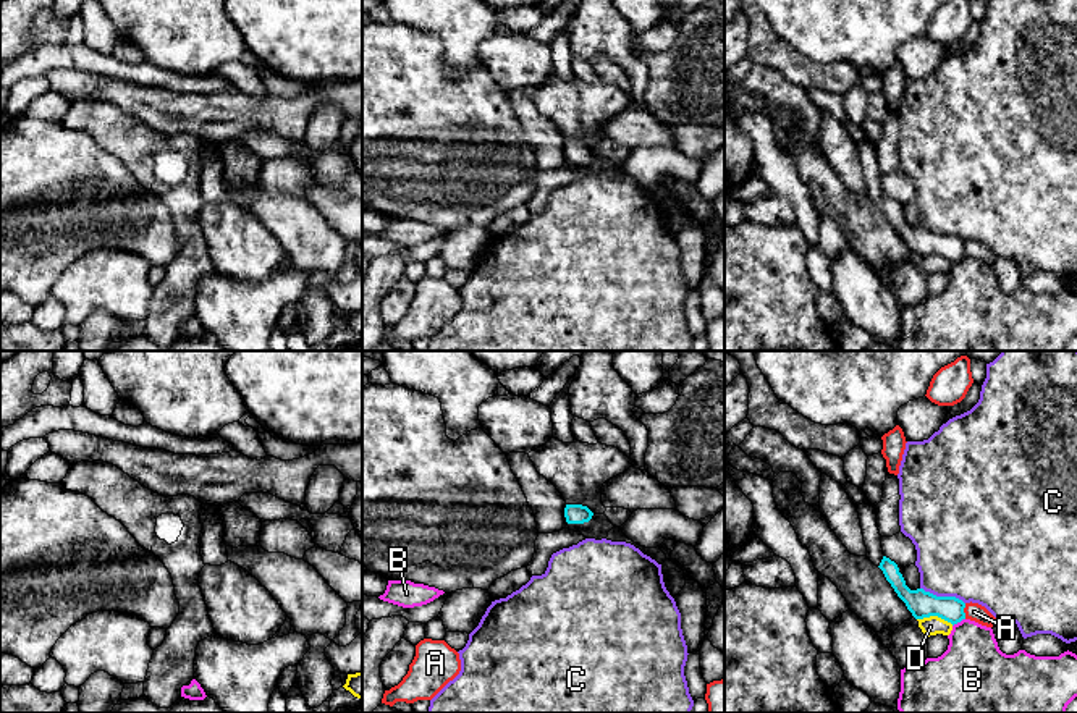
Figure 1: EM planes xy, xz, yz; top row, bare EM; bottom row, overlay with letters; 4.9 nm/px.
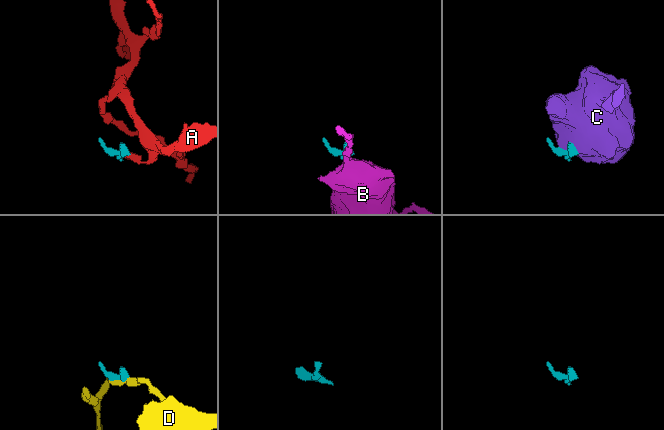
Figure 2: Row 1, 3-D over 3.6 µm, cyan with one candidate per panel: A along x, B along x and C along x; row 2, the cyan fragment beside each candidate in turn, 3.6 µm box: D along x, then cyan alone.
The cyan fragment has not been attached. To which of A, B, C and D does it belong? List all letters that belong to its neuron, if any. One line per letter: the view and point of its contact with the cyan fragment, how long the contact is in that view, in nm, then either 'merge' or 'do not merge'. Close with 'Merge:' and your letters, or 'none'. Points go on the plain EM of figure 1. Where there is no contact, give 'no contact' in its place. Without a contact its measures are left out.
A: contact yz (962, 249); length 80 nm; do not merge
B: contact yz (958, 259); length 80 nm; do not merge
C: contact yz (943, 235); length 240 nm; do not merge
D: contact yz (935, 253); length 190 nm; do not merge
Merge: none

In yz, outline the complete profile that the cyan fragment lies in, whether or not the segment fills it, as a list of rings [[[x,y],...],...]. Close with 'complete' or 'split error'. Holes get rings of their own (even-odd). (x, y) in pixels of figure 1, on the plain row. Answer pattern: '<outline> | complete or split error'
[[[865,139],[857,144],[867,196],[878,204],[898,234],[915,257],[938,254],[952,264],[965,257],[965,241],[956,234],[936,234],[923,226],[910,228],[894,199],[883,192],[881,173],[876,165],[875,144]]] | split error

